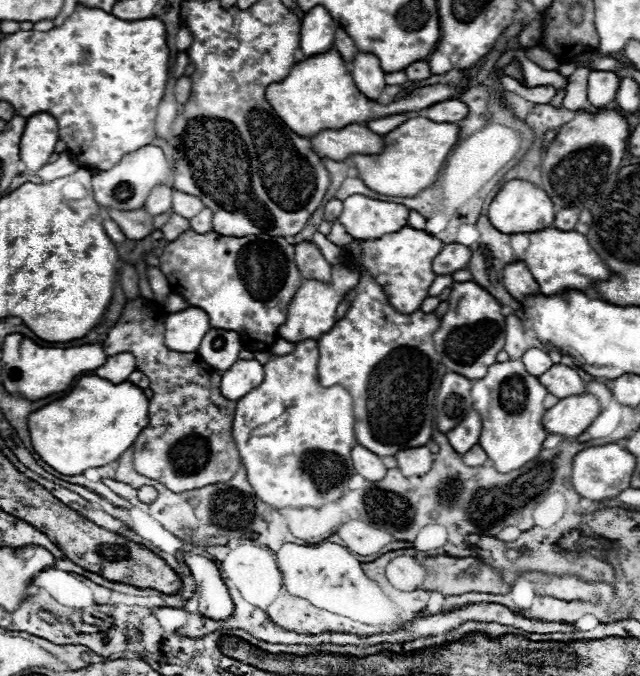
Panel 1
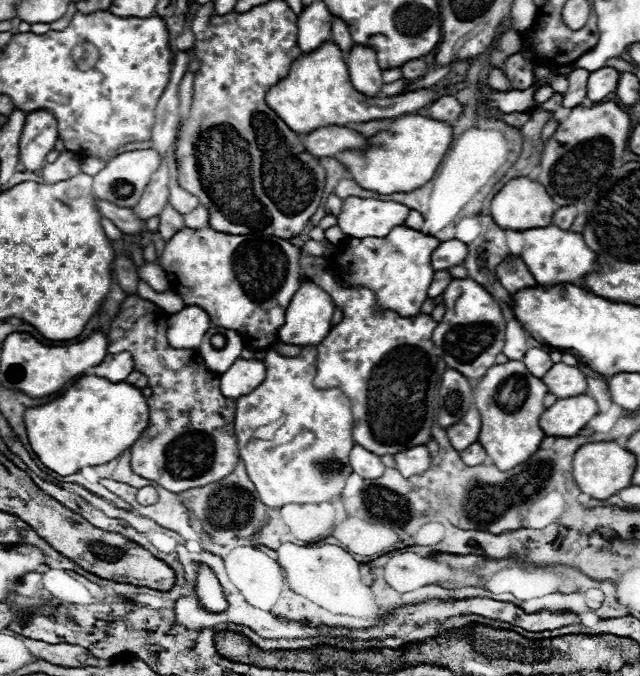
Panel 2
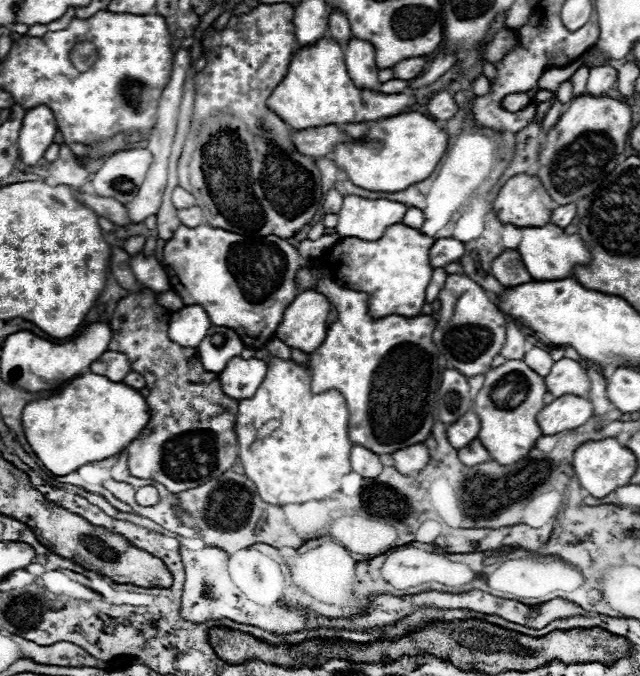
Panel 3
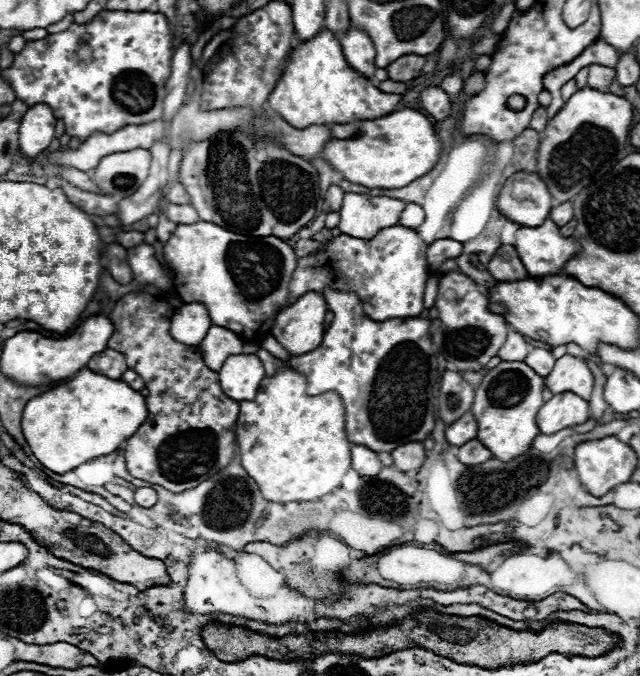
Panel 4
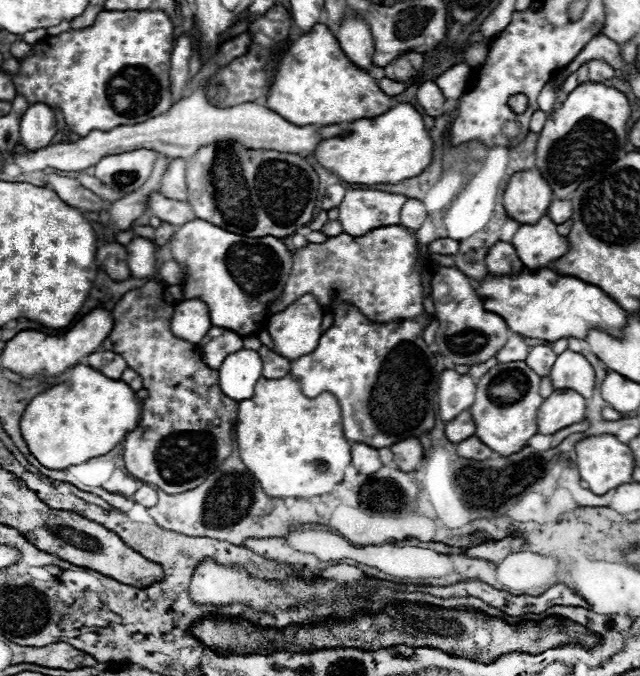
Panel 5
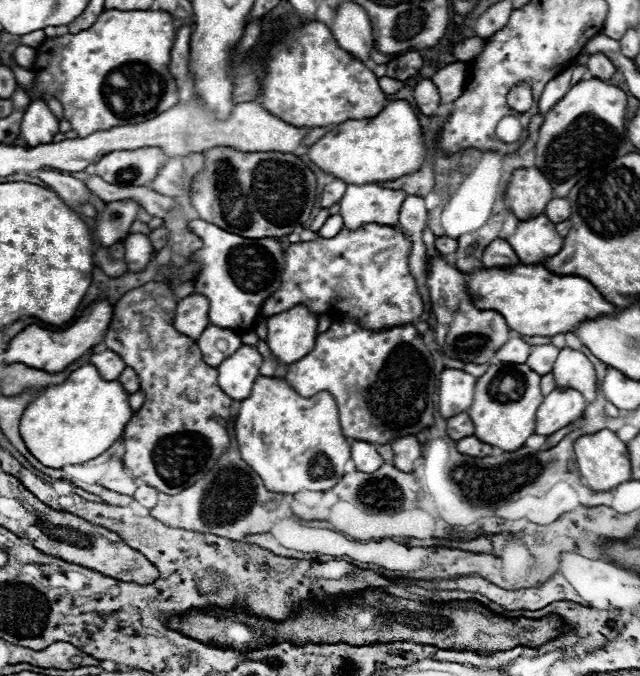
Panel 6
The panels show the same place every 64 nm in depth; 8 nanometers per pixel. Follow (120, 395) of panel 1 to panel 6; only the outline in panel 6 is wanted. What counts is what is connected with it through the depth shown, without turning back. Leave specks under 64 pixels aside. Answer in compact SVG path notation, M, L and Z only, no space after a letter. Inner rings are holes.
M92 364L80 366L66 382L48 386L34 398L20 420L20 434L28 450L44 466L62 468L68 464L88 462L108 450L122 436L134 412L128 404L128 396L130 394L118 380L110 382L100 378Z

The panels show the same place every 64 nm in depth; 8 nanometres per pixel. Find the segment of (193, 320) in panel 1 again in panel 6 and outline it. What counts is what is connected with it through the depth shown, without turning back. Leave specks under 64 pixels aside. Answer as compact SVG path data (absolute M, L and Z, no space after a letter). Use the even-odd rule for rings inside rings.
M190 294L182 300L178 300L174 326L184 336L196 340L206 330L206 326L210 326L210 322L208 322L208 298L204 298L202 294Z

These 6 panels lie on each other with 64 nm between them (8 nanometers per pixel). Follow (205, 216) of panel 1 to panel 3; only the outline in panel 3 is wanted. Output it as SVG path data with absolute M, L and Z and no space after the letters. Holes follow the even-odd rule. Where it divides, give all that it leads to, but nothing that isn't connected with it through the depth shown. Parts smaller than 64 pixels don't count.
M192 206L192 208L184 208L184 210L176 210L176 216L180 218L180 222L184 226L200 226L204 224L204 216L202 216L202 210L198 206Z

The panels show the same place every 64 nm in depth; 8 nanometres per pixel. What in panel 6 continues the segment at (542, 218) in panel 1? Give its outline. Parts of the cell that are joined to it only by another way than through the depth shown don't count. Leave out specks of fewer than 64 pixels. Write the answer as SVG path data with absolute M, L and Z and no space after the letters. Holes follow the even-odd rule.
M518 168L508 184L508 206L518 220L536 218L552 200L552 186L538 168Z

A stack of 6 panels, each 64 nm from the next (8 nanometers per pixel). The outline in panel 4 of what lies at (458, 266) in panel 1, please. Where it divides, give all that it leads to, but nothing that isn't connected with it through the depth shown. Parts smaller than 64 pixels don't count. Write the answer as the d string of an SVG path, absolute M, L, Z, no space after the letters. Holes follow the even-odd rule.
M442 238L442 240L436 240L428 246L428 264L432 270L438 270L438 266L448 260L448 258L458 258L460 256L460 250L462 250L462 244L456 242L456 240L450 240L450 238Z

